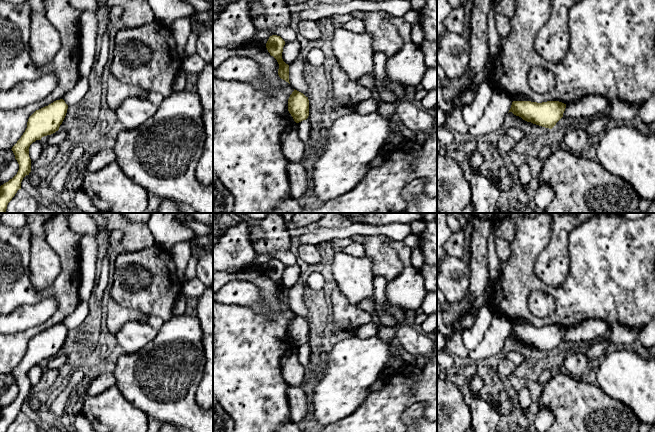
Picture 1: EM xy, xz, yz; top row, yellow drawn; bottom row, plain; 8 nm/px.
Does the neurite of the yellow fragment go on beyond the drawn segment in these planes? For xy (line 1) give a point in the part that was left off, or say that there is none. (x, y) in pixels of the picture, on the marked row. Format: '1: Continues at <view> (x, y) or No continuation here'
1: No continuation here

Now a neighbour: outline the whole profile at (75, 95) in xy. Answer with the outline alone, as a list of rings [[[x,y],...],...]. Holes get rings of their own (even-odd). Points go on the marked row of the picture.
[[[80,77],[76,85],[63,97],[63,100],[68,106],[76,105],[86,95],[89,86],[89,78]]]

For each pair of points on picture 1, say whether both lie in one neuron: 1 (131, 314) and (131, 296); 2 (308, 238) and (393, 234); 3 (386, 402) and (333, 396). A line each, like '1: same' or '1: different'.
1: different
2: same
3: different

